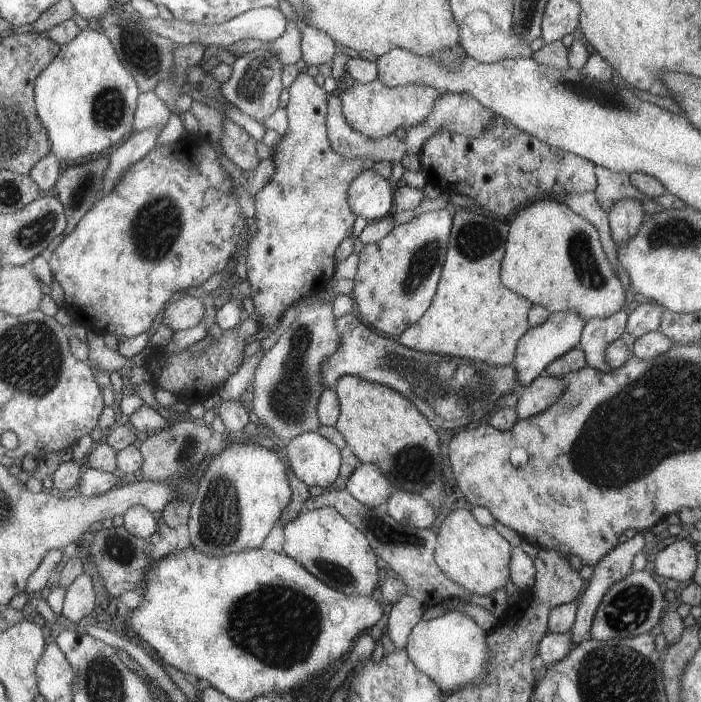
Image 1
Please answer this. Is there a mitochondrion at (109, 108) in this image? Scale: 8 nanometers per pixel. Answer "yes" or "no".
yes

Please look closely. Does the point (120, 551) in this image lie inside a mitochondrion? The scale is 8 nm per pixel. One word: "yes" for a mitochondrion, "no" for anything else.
yes

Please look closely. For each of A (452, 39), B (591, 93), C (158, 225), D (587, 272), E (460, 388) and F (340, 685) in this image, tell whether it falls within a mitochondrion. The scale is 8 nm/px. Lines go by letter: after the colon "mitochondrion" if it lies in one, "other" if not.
A: other
B: mitochondrion
C: mitochondrion
D: mitochondrion
E: mitochondrion
F: other

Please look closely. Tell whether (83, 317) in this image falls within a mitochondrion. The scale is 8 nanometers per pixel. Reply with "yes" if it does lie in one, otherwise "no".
no

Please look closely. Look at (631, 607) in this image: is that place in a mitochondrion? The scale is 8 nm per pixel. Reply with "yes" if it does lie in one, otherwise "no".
yes

